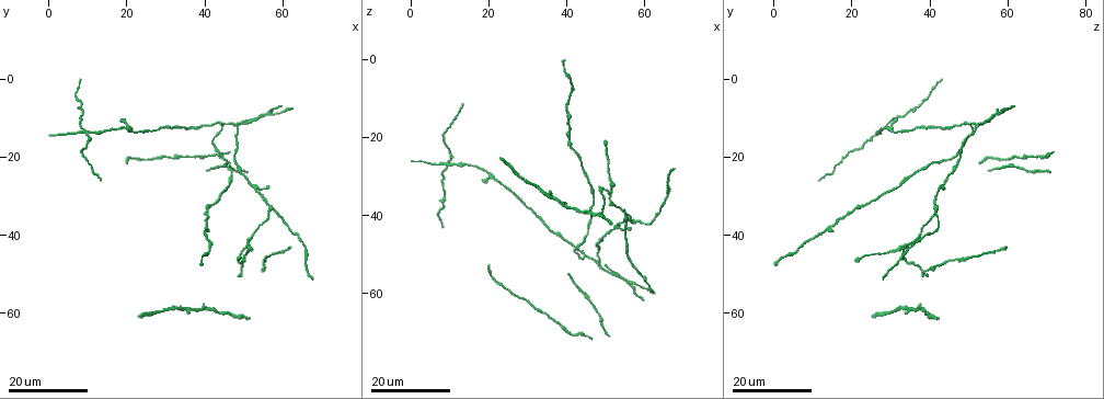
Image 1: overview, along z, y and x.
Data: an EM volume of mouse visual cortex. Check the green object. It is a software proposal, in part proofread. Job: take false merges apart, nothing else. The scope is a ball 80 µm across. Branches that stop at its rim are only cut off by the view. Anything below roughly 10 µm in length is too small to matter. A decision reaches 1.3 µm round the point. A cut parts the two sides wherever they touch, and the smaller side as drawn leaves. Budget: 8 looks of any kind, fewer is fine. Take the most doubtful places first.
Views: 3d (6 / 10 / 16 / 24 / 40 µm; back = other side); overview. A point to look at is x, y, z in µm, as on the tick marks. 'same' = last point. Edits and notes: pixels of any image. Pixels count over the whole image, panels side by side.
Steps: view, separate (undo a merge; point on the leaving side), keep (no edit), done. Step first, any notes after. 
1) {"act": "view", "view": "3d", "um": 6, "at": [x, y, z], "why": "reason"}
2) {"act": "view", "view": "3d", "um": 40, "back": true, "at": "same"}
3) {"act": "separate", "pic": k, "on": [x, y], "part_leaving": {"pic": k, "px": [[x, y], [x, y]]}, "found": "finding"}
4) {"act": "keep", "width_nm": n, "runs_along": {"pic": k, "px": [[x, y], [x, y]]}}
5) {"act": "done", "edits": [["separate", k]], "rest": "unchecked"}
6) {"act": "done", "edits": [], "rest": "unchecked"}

{"act": "view", "view": "3d", "um": 16, "at": [9.0, 13.5, 26.5], "why": "four arms meet"}

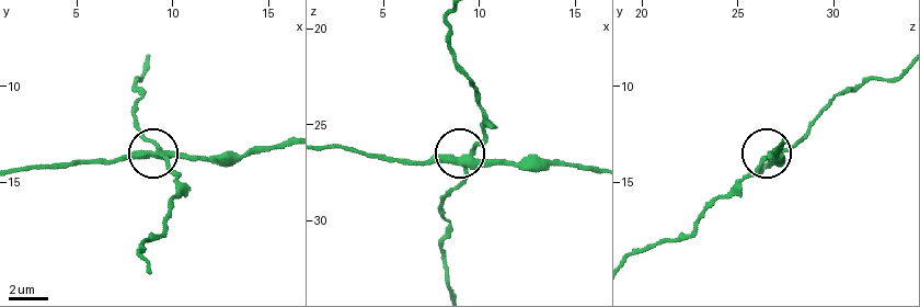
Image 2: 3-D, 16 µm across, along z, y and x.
{"act": "view", "view": "3d", "um": 10, "at": [9.7, 13.8, 26.4]}

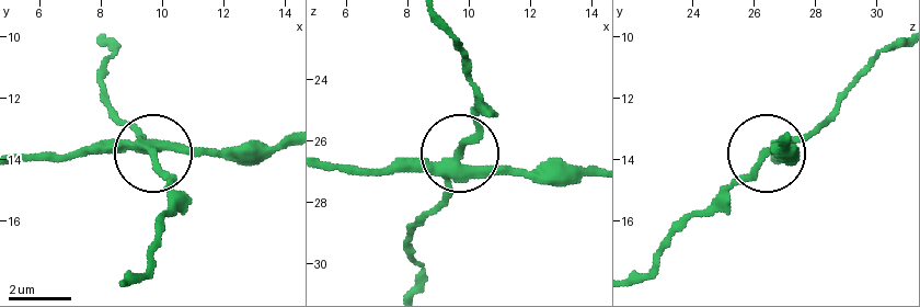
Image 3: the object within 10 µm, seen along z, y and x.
{"act": "separate", "pic": 3, "on": [128, 124], "side_arm_um": 23, "part_leaving": {"pic": 3, "px": [[142, 146], [107, 99], [103, 75], [111, 54], [103, 44]]}, "found": "a second cell is stuck on"}

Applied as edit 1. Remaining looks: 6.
{"act": "view", "view": "overview"}

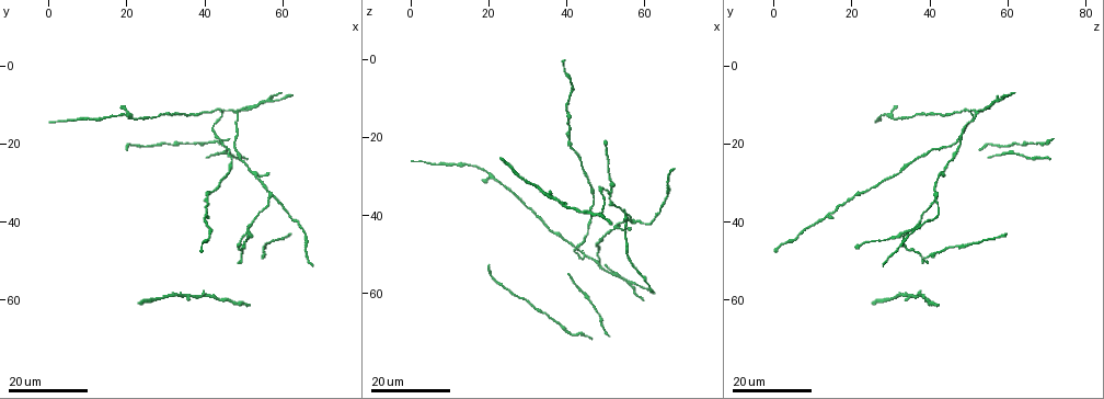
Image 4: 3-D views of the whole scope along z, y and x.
{"act": "view", "view": "3d", "um": 24, "at": [51.5, 42.5, 34.5], "why": "a fork"}

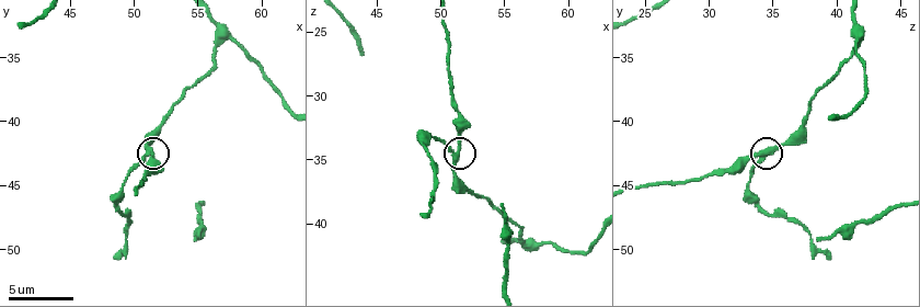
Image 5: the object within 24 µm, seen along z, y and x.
{"act": "view", "view": "3d", "um": 10, "at": [51.2, 42.8, 34.2], "why": "zoom in"}

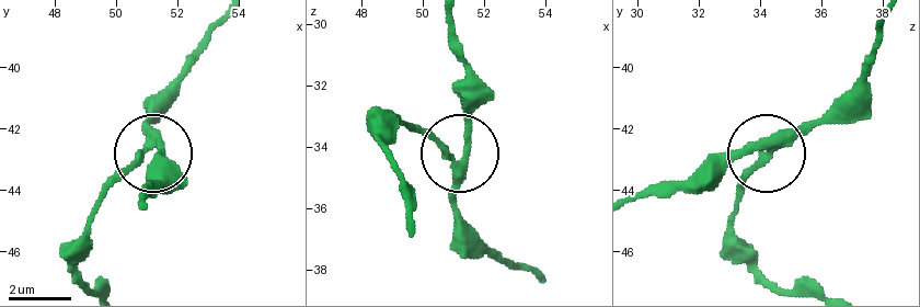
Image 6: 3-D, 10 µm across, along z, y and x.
{"act": "keep", "found": "one cell here"}

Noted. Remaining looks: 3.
{"act": "view", "view": "3d", "um": 6, "at": [57.2, 33.2, 41.8], "why": "four arms meet"}

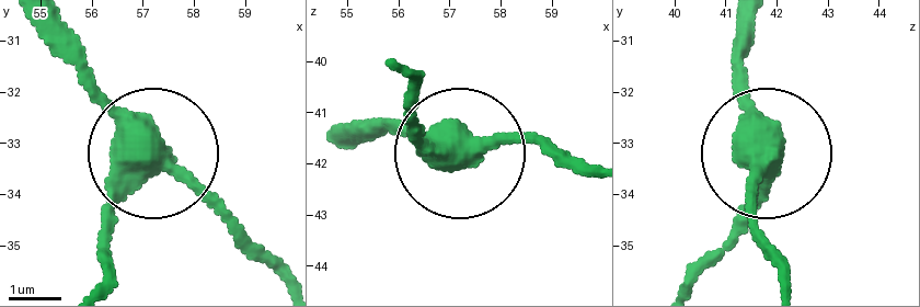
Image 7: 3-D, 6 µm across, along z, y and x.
{"act": "view", "view": "3d", "um": 6, "back": true, "at": [57.15, 33.45, 41.90]}

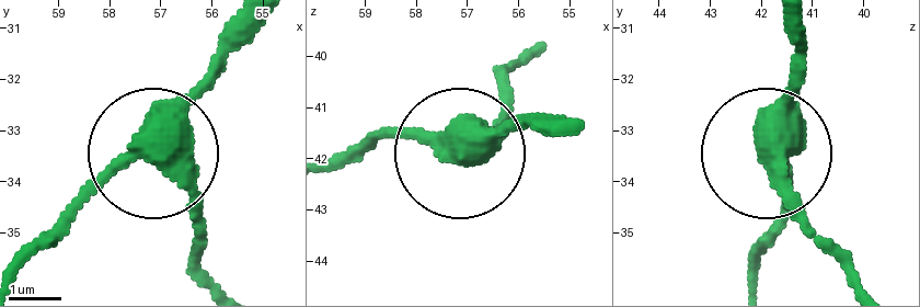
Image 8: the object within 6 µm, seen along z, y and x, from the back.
{"act": "keep", "side_arm_um": 29, "arms": 4, "found": "one cell here"}

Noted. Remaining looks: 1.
{"act": "done", "edits": [["separate", 3]], "rest": "unchecked"}

